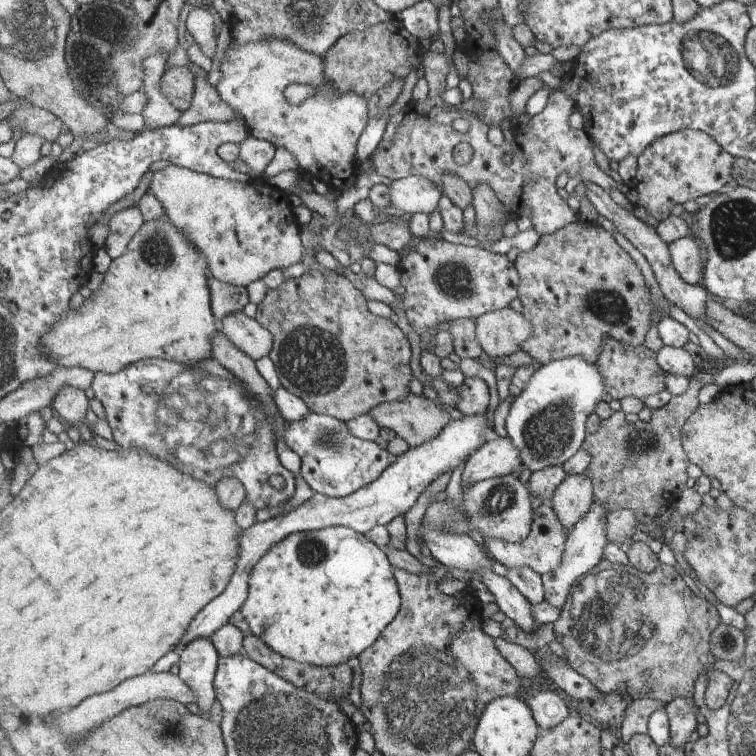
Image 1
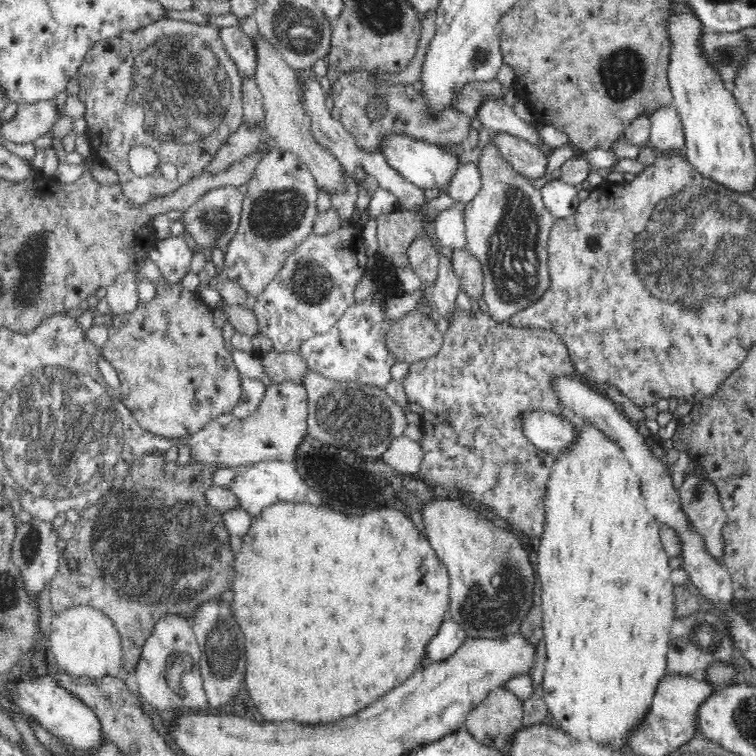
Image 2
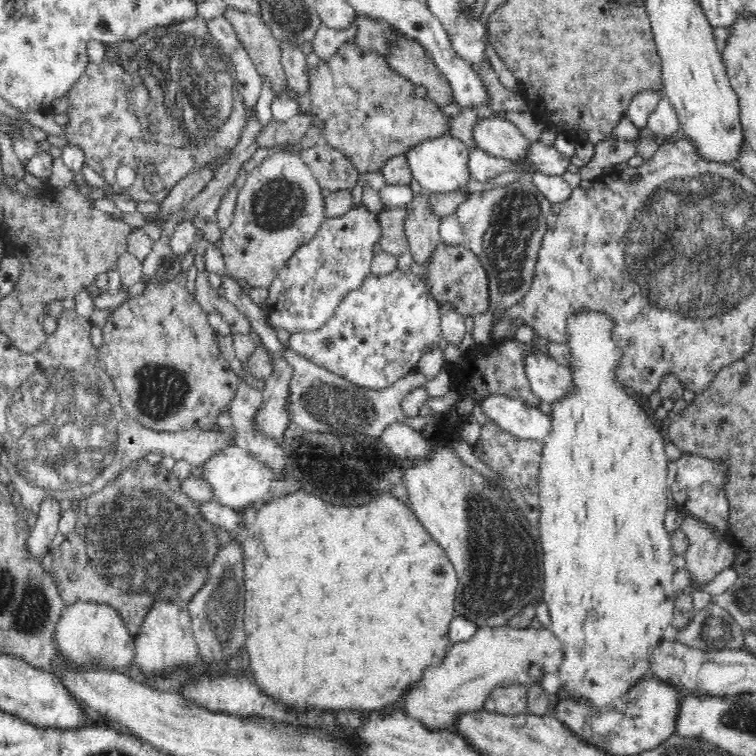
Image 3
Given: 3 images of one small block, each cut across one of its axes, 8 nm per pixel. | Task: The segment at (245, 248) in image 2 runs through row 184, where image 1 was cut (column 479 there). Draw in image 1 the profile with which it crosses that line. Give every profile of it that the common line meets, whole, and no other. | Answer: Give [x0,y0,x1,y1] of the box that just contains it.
[400,234,522,378]

